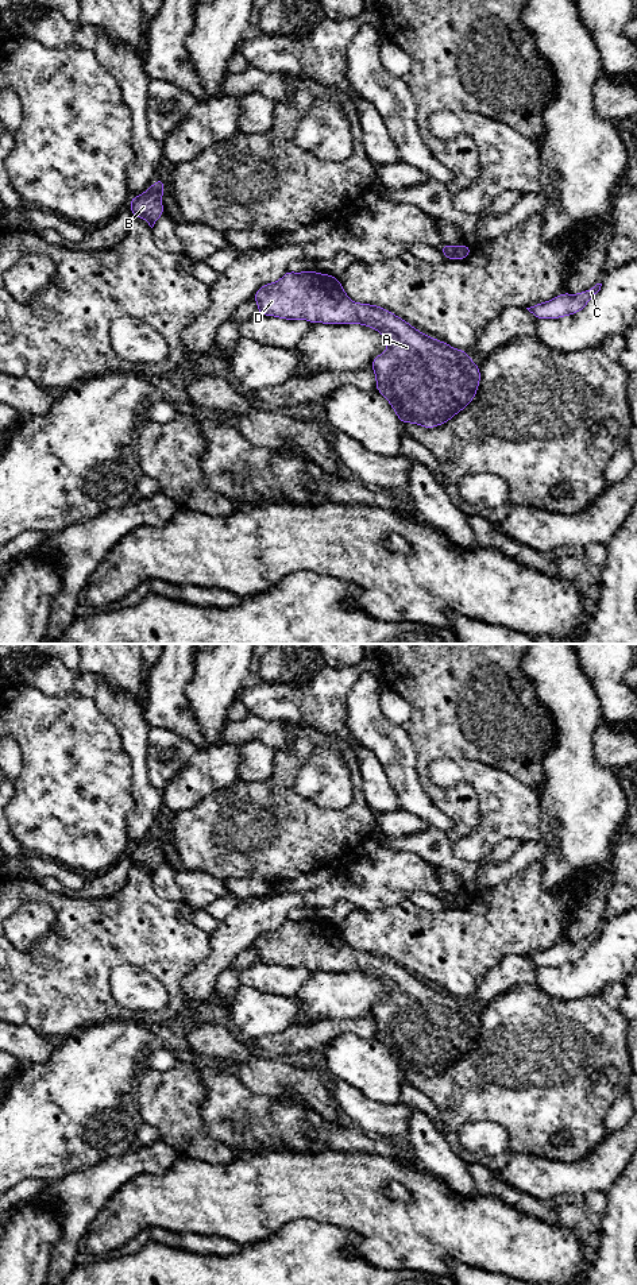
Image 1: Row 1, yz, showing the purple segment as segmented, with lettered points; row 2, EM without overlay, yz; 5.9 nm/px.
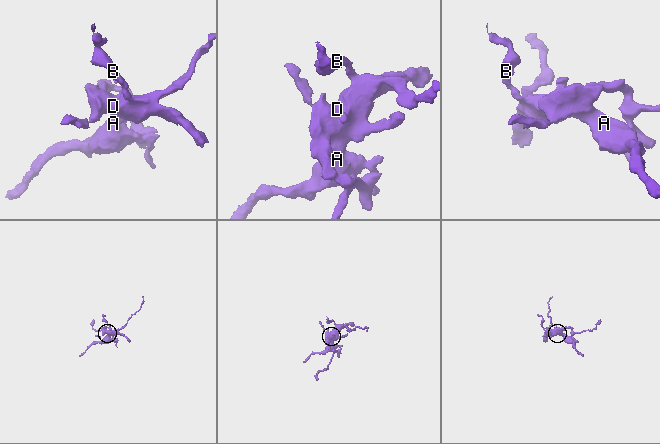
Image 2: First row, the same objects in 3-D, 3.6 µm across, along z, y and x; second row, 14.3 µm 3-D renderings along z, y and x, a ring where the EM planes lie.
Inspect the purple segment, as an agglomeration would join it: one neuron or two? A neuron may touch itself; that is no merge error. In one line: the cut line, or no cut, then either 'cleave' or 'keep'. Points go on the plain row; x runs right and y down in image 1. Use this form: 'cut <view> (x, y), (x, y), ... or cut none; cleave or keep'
cut yz (458, 895), (454, 906); cleave

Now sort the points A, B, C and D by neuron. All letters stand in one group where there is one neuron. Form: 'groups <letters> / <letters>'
groups A B D / C

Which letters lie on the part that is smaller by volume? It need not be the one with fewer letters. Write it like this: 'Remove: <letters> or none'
Remove: C

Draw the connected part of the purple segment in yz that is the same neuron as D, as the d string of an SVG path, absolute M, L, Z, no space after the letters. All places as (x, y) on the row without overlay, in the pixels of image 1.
M289 918L279 929L259 935L252 946L258 952L258 961L263 964L275 964L285 968L305 966L310 972L362 972L377 977L387 989L389 996L385 1002L378 1002L371 1010L370 1015L377 1024L375 1037L390 1050L402 1073L414 1070L432 1077L449 1069L475 1046L480 1031L480 1016L471 1008L466 997L452 996L445 989L426 984L404 966L378 953L351 949L340 927L333 923L320 922L313 918L302 921Z

